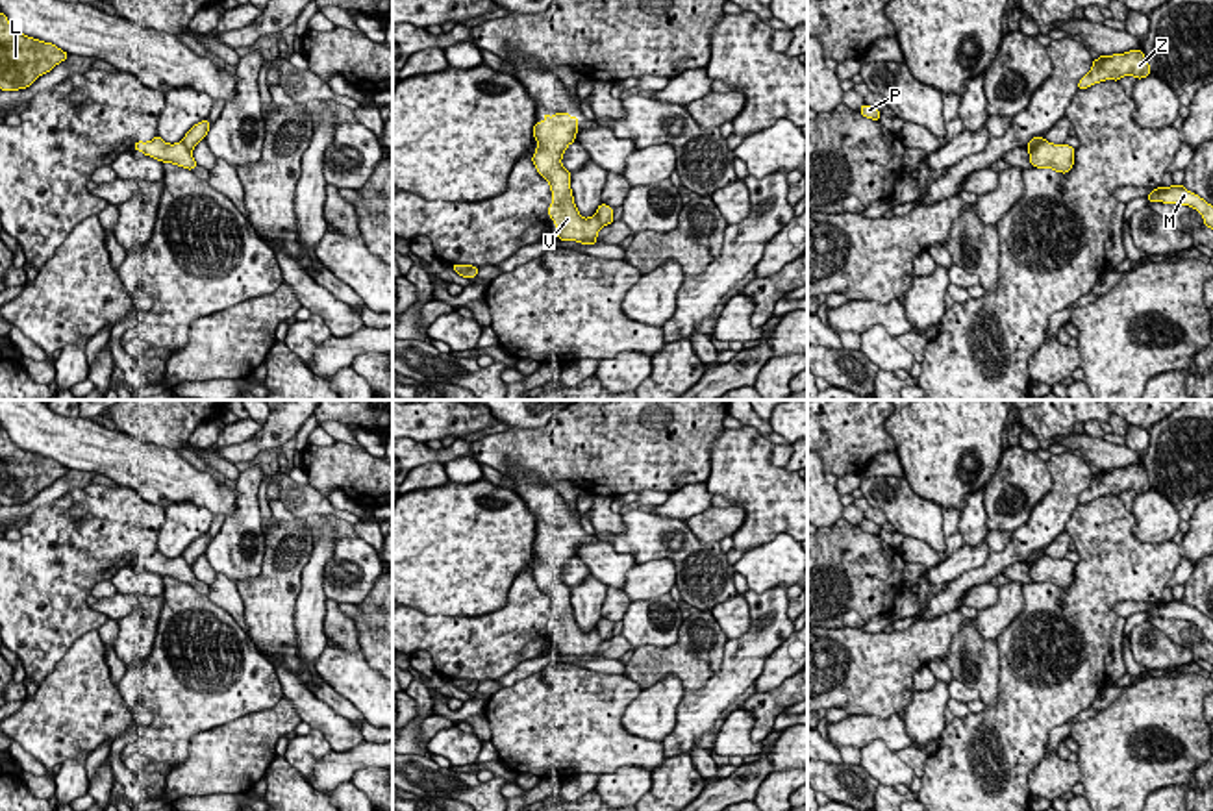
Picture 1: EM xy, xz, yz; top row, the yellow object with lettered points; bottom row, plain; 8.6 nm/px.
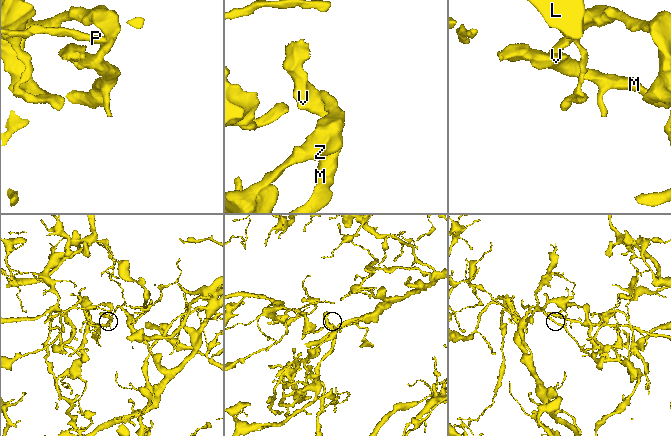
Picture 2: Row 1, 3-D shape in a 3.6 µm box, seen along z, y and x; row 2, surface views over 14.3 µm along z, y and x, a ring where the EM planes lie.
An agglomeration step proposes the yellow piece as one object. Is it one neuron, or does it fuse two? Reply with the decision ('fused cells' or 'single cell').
fused cells

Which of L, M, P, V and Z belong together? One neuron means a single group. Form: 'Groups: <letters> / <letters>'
Groups: L P Z / M V

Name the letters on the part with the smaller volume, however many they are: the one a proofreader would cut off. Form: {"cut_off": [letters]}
{"cut_off": ["M", "V"]}

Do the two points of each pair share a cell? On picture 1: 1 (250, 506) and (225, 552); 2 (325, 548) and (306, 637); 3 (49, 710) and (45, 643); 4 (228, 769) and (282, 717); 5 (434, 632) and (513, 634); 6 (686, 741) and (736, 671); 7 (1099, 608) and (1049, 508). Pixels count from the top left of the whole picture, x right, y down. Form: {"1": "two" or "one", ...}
{"1": "one", "2": "one", "3": "two", "4": "one", "5": "one", "6": "one", "7": "two"}

